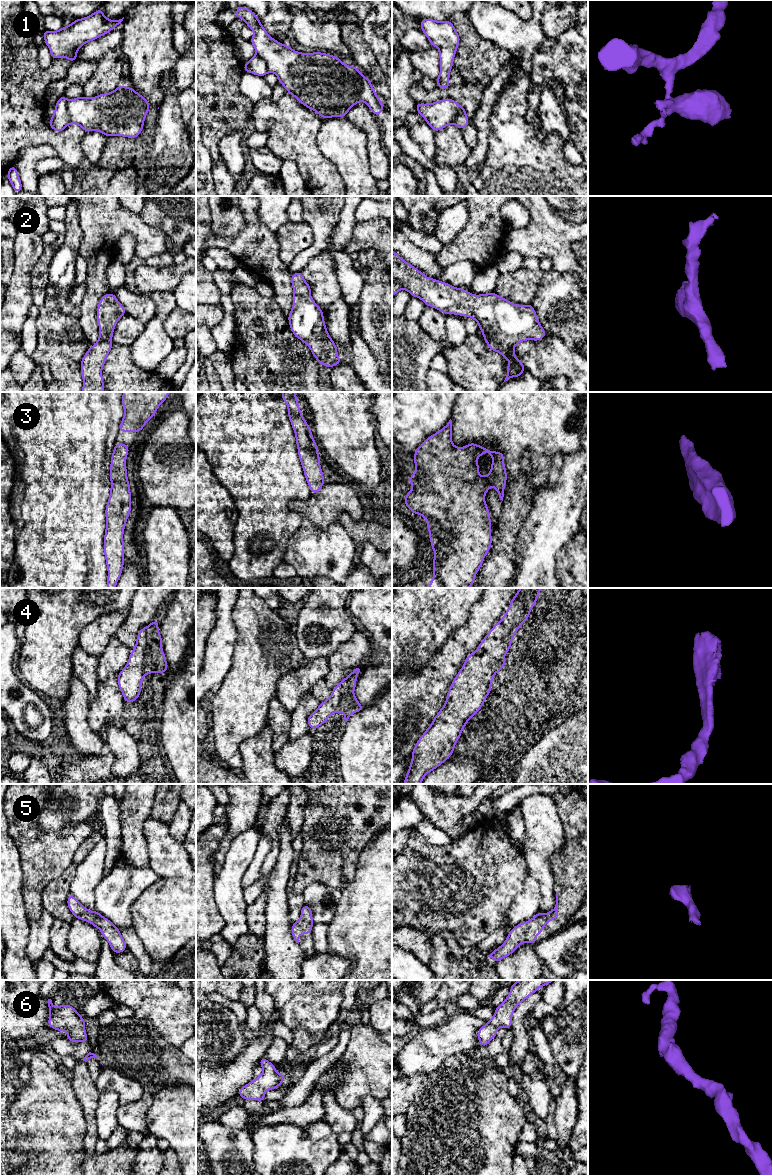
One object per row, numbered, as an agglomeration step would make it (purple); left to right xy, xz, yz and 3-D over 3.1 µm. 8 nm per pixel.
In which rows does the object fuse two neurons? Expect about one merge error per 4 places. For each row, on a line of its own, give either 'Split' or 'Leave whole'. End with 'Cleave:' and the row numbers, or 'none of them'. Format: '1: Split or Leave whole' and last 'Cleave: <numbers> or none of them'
1: Split
2: Leave whole
3: Leave whole
4: Leave whole
5: Leave whole
6: Leave whole
Cleave: 1

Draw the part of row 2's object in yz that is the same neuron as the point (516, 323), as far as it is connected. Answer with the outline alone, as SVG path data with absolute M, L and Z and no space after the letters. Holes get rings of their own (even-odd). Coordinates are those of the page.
M392 250L392 296L401 289L444 314L473 318L488 348L510 361L504 382L520 377L526 369L515 356L515 346L526 340L540 341L546 336L531 303L513 304L495 292L474 295L463 288L428 278Z

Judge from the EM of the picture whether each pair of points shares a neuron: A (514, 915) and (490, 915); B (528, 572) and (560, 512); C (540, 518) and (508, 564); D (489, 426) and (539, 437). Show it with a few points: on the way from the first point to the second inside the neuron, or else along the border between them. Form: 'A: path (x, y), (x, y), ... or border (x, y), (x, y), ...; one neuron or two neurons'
A: border (518, 895), (515, 897), (504, 921), (490, 933); two neurons
B: path (537, 557), (538, 542), (549, 527); one neuron
C: border (521, 527), (517, 535), (517, 561), (513, 573); two neurons
D: path (501, 426), (527, 426); one neuron

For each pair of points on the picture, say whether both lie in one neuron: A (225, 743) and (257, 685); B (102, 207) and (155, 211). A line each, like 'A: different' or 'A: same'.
A: same
B: different

